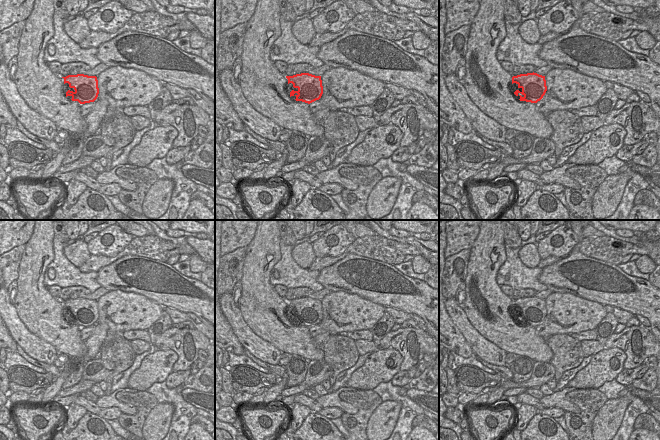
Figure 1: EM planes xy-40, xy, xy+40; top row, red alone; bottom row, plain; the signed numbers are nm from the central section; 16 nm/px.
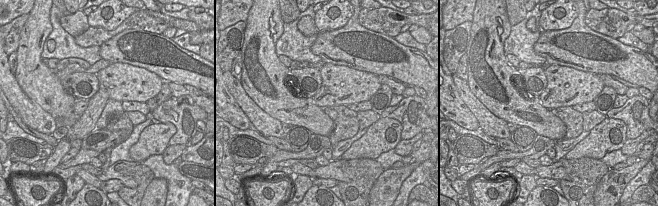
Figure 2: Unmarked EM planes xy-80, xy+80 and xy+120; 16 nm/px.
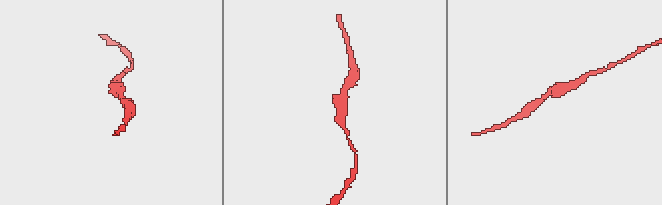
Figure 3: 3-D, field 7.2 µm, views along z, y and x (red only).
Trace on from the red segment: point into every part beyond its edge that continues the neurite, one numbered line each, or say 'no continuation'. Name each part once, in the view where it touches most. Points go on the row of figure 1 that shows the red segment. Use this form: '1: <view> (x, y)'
no continuation

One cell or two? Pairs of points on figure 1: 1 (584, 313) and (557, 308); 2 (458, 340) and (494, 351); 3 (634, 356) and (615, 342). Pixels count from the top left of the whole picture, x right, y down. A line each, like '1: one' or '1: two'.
1: one
2: two
3: one

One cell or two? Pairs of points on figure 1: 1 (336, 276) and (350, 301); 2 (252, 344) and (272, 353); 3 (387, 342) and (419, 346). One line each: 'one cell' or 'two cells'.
1: two cells
2: one cell
3: one cell

